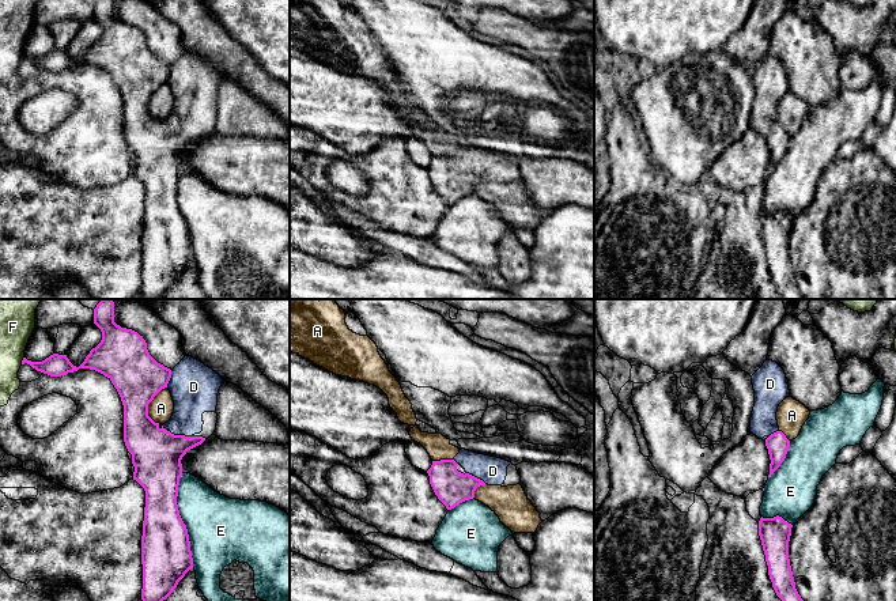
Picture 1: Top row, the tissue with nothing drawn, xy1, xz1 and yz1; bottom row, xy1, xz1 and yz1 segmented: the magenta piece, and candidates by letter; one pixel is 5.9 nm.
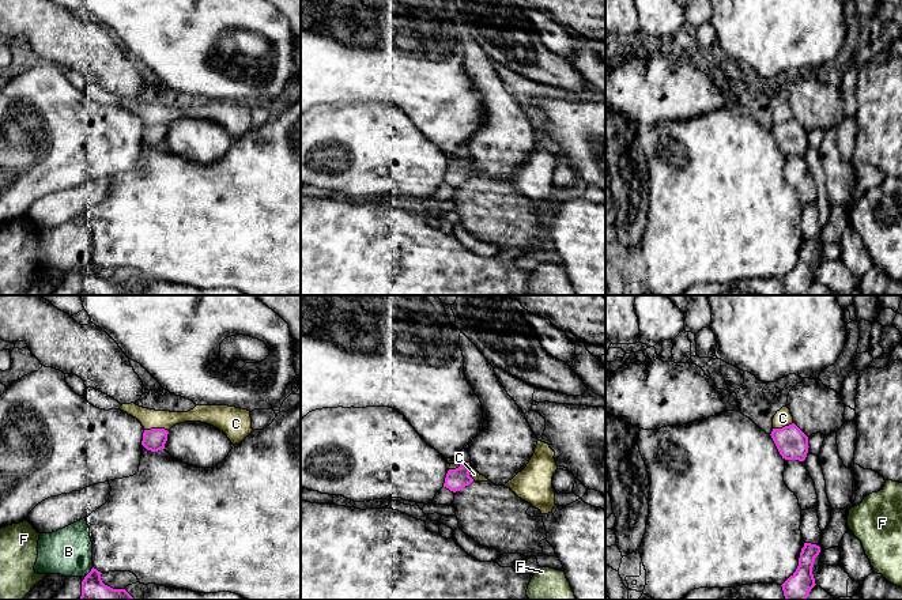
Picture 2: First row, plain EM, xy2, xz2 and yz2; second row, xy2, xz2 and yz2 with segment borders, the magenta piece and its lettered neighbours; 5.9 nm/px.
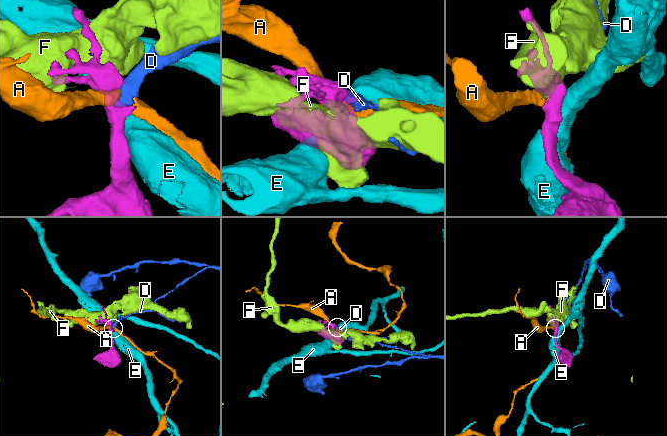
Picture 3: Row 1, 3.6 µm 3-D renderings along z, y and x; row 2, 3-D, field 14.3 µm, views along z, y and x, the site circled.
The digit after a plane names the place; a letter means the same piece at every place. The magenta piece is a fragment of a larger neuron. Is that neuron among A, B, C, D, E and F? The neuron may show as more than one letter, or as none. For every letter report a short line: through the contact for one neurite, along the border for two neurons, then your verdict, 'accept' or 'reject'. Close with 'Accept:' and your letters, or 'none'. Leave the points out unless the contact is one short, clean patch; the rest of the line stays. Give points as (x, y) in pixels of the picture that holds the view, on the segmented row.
A: reject
B: reject
C: line xy2 (144, 429), (165, 429), (168, 431); reject
D: accept
E: reject
F: reject
Accept: D

